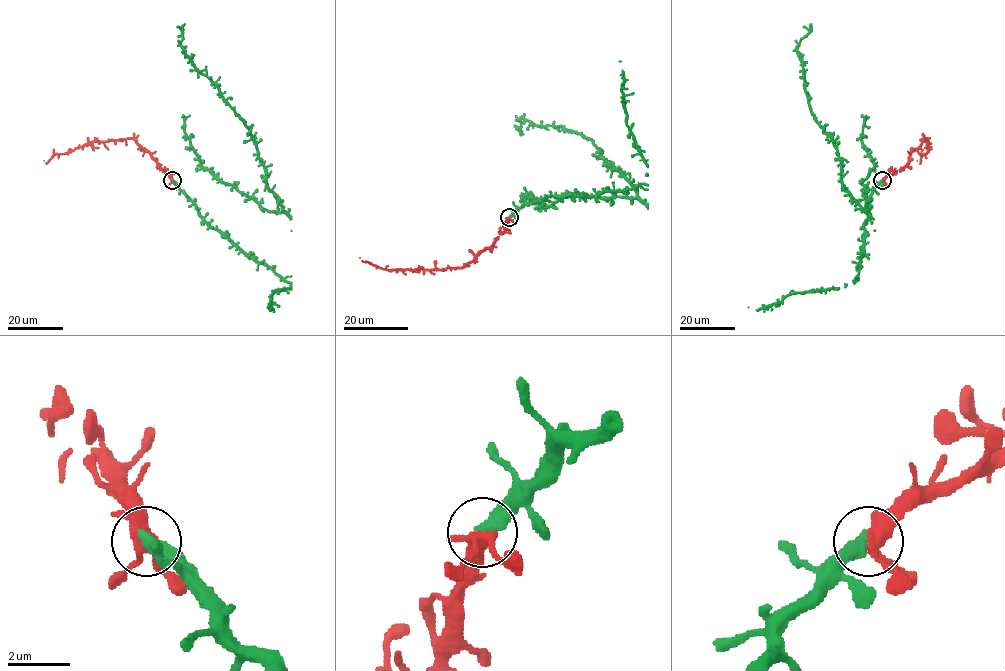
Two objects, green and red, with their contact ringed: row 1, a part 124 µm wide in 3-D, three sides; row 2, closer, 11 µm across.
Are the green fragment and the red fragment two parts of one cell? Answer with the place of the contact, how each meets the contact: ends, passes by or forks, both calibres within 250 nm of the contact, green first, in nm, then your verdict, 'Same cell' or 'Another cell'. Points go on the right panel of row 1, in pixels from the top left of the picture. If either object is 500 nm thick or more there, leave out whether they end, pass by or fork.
Place: (882, 180). At the ring green ends. At the ring red forks. Thickness 480 nm (green) against 360 nm. Same cell

